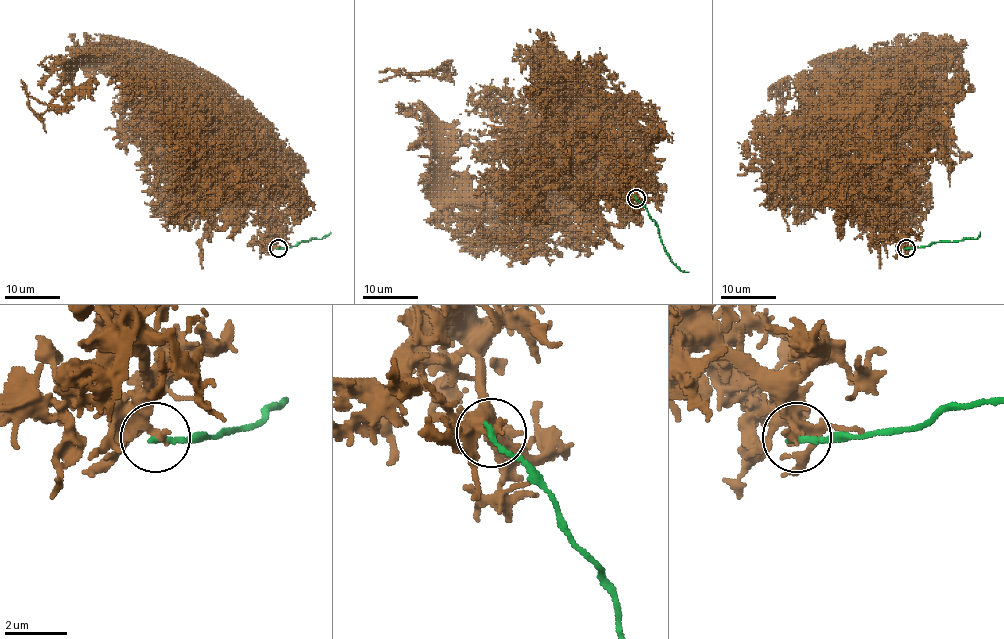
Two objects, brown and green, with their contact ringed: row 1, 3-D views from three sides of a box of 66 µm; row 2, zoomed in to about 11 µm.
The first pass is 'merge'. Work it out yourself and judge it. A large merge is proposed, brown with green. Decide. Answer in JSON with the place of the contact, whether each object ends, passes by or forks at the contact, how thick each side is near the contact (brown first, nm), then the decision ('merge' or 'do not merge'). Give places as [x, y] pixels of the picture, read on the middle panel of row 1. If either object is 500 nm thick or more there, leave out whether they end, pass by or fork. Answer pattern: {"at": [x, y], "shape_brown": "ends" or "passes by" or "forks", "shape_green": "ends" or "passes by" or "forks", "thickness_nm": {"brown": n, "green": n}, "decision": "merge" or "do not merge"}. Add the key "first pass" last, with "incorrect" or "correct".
{"at": [636, 198], "shape_brown": "passes by", "shape_green": "ends", "thickness_nm": {"brown": 280, "green": 200}, "decision": "do not merge", "first pass": "incorrect"}

